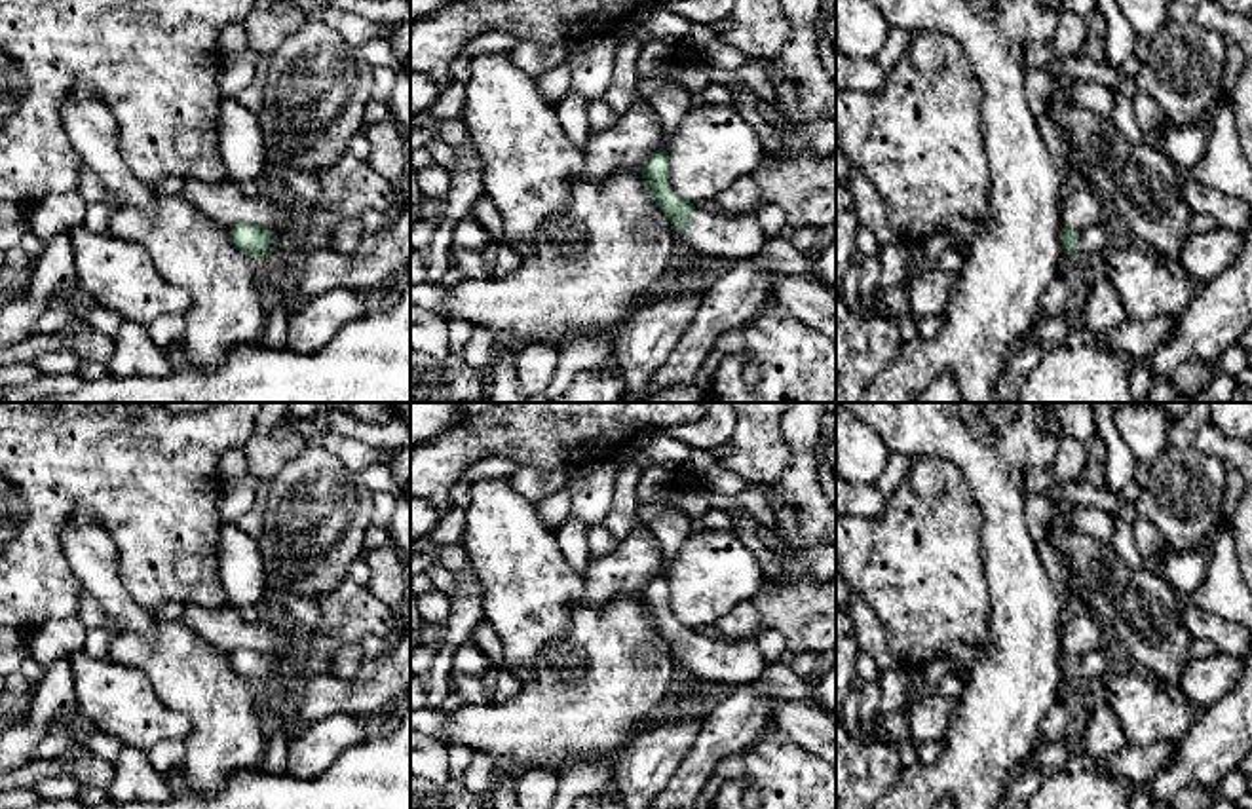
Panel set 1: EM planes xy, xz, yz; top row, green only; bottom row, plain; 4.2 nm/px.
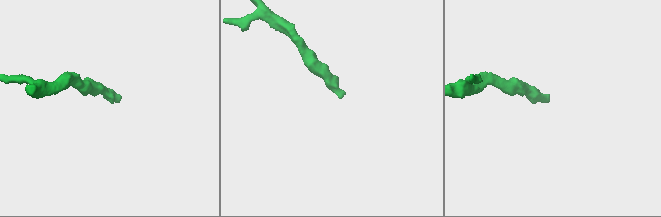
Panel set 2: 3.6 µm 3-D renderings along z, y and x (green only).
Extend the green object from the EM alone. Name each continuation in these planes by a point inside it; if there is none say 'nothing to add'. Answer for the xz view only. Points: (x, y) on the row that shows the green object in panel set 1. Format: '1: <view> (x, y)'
1: xz (705, 234)

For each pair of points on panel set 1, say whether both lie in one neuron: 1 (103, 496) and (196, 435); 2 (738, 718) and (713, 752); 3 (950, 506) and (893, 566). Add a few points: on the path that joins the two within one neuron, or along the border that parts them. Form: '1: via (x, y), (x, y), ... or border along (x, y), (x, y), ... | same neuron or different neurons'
1: via (126, 485), (173, 449) | same neuron
2: via (732, 726), (713, 745) | same neuron
3: via (933, 523), (929, 536), (910, 555) | same neuron

